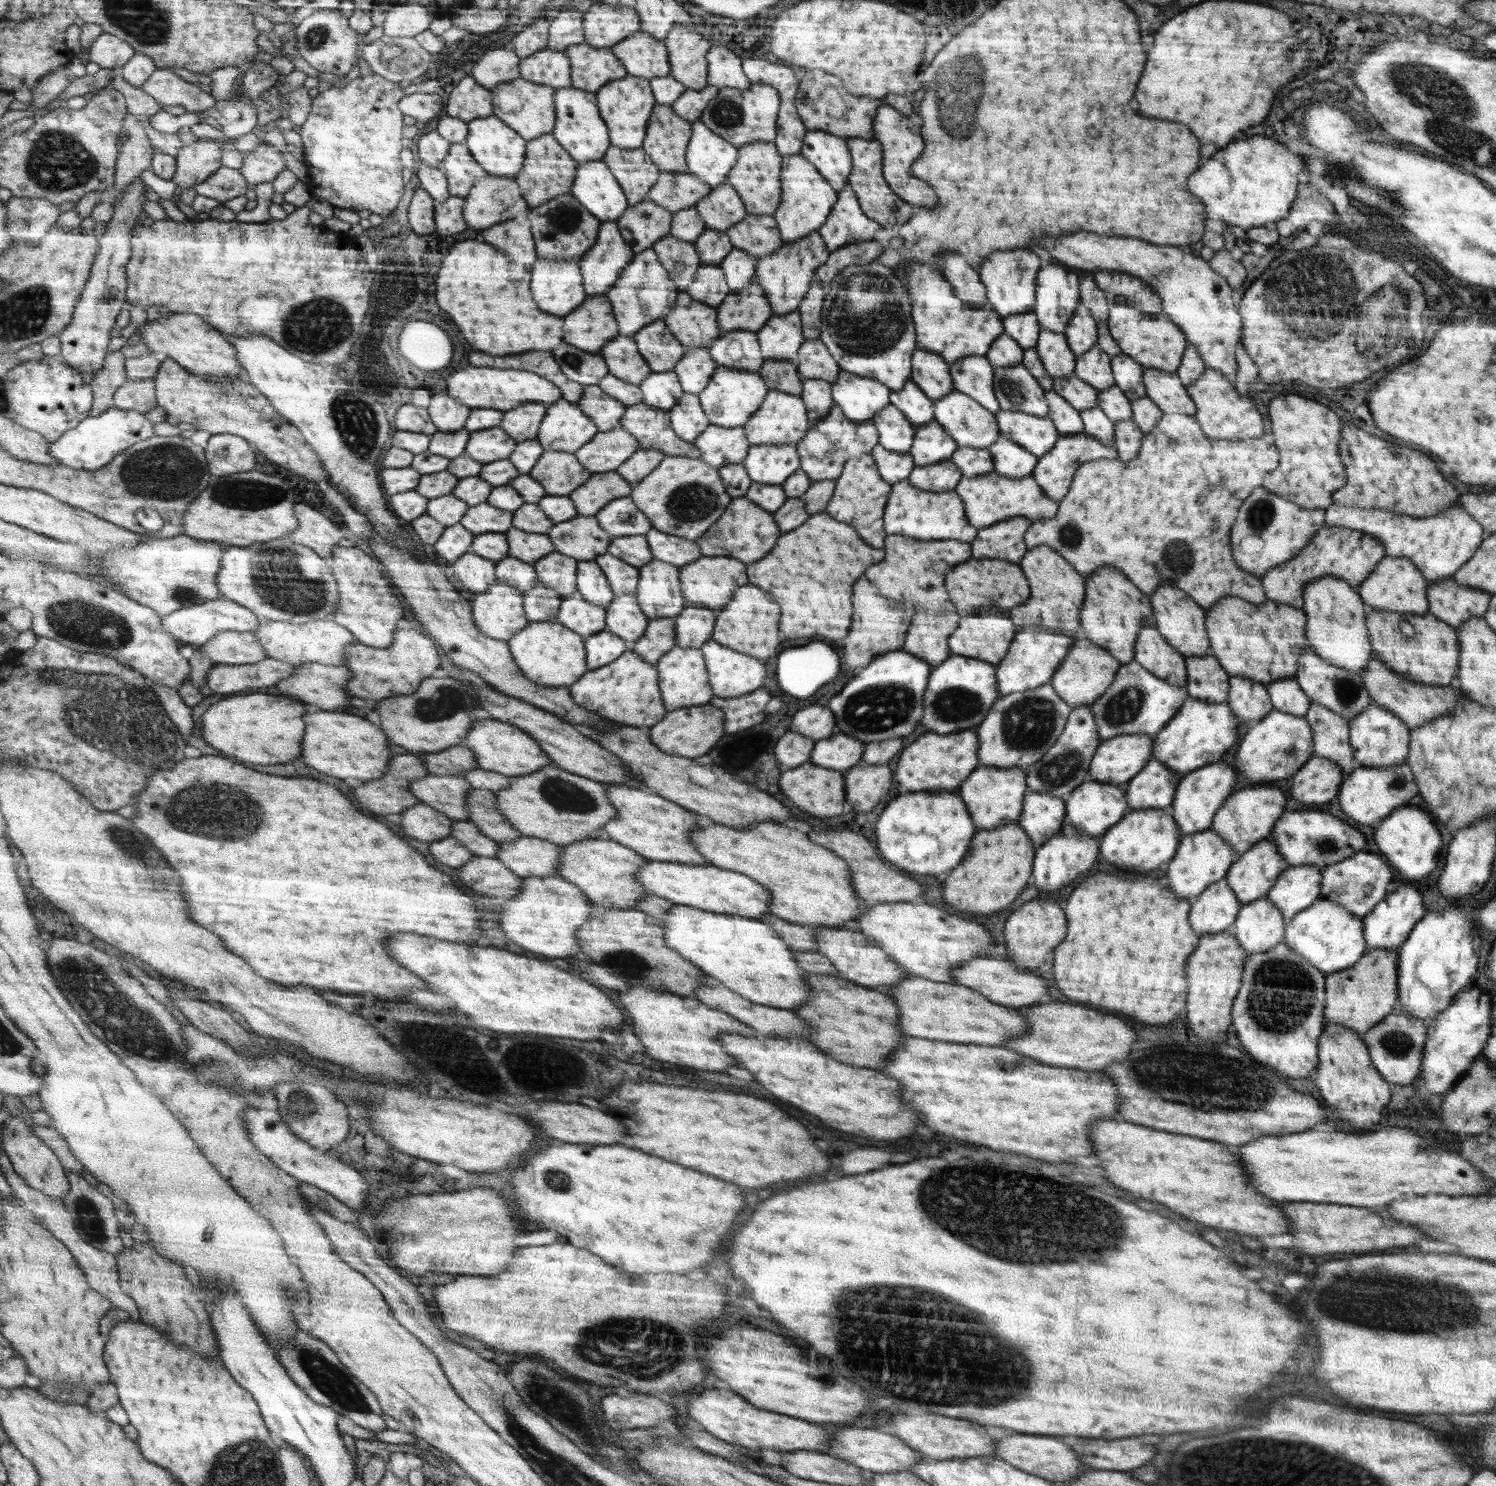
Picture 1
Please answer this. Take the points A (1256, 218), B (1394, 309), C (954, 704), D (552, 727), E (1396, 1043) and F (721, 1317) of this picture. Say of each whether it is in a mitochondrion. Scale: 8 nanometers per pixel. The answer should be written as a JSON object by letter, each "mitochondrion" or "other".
{"A":"other","B":"mitochondrion","C":"mitochondrion","D":"other","E":"mitochondrion","F":"other"}

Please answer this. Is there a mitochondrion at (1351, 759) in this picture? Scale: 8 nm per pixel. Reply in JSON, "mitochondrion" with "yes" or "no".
{"mitochondrion":"no"}

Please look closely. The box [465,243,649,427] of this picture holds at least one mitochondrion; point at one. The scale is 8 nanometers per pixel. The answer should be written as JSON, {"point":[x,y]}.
{"point":[572,361]}

